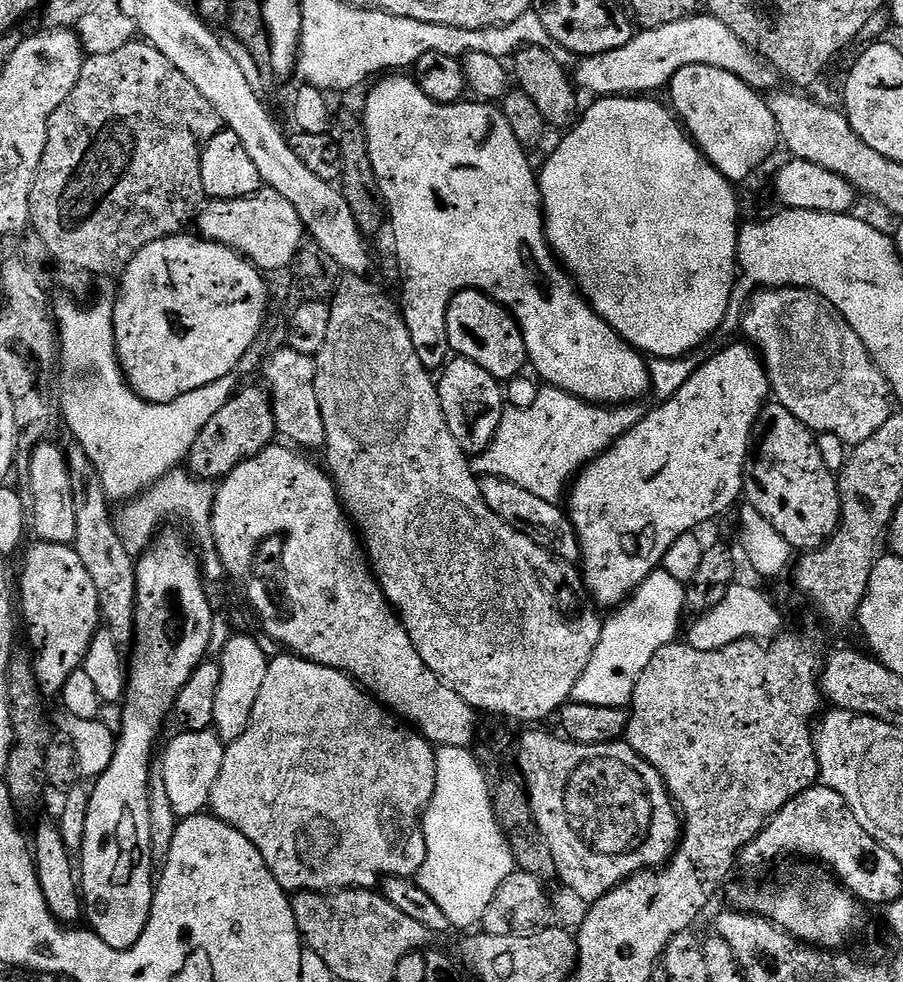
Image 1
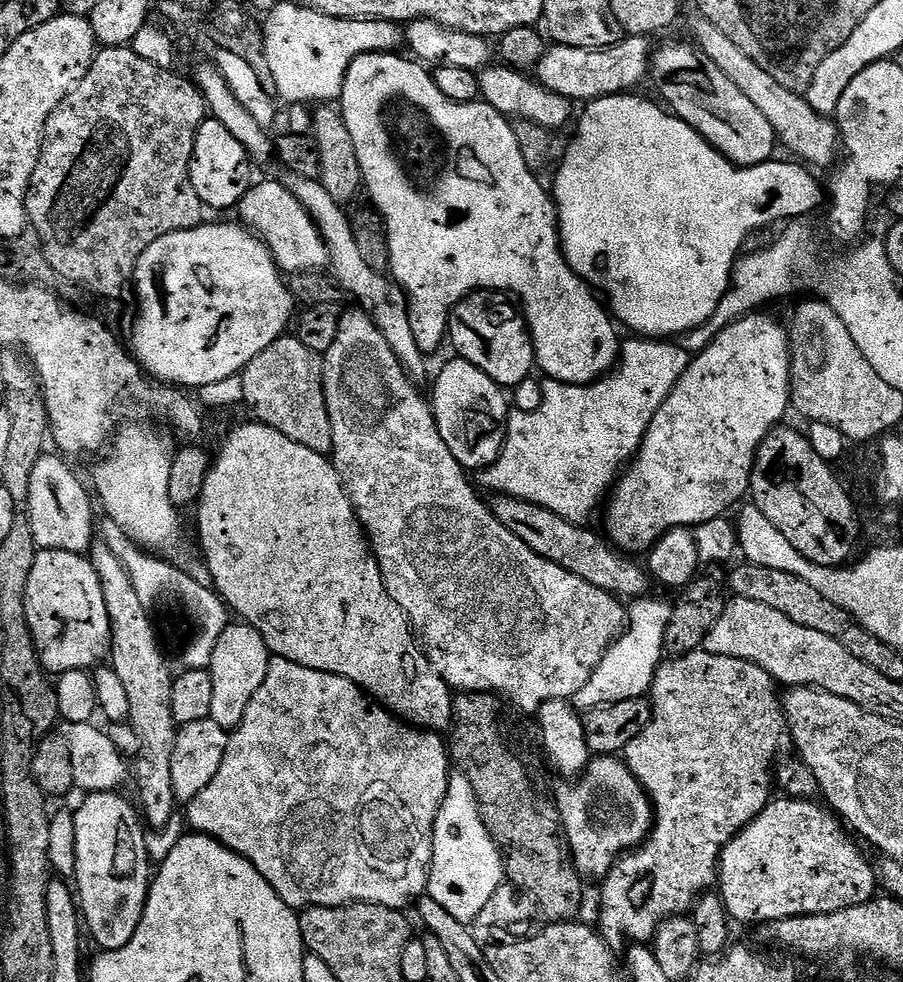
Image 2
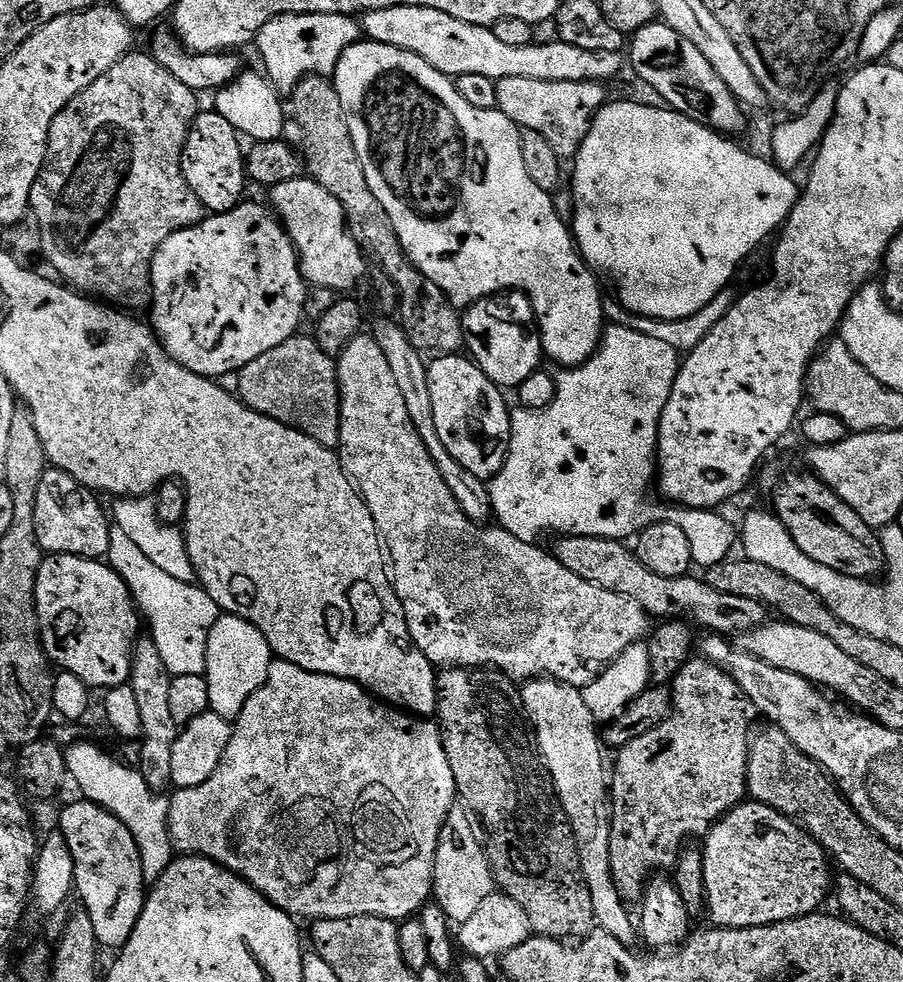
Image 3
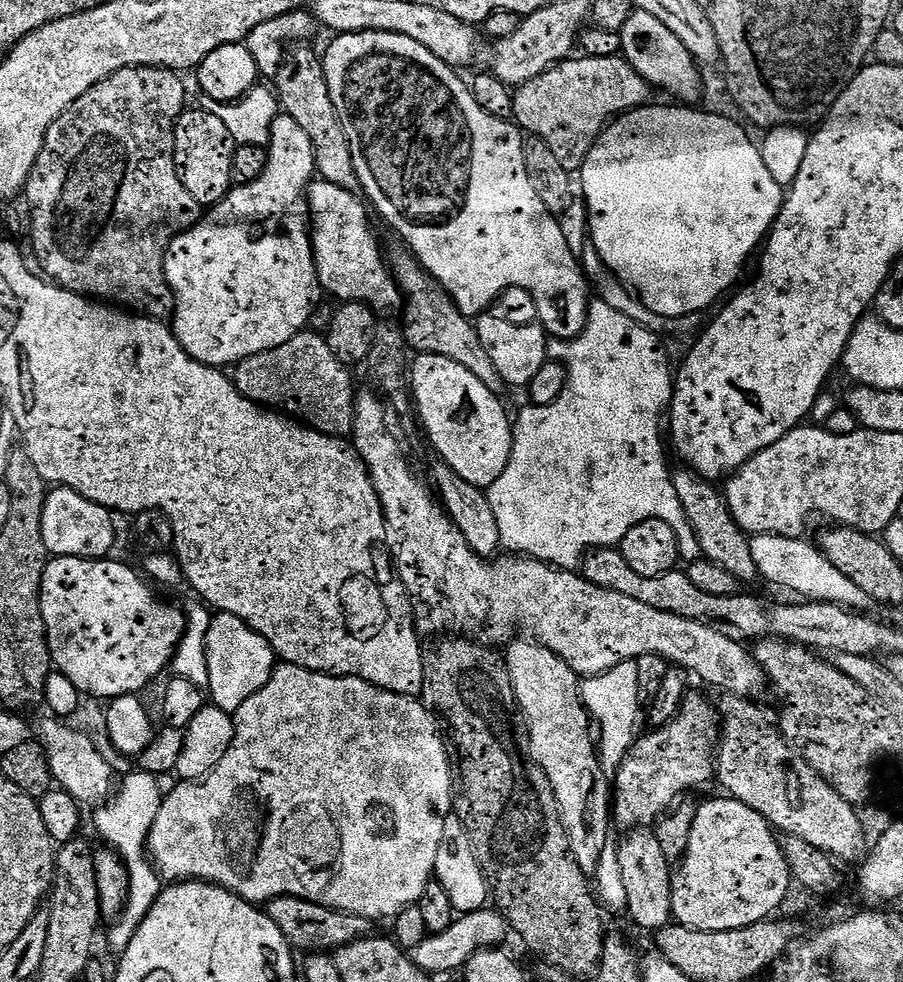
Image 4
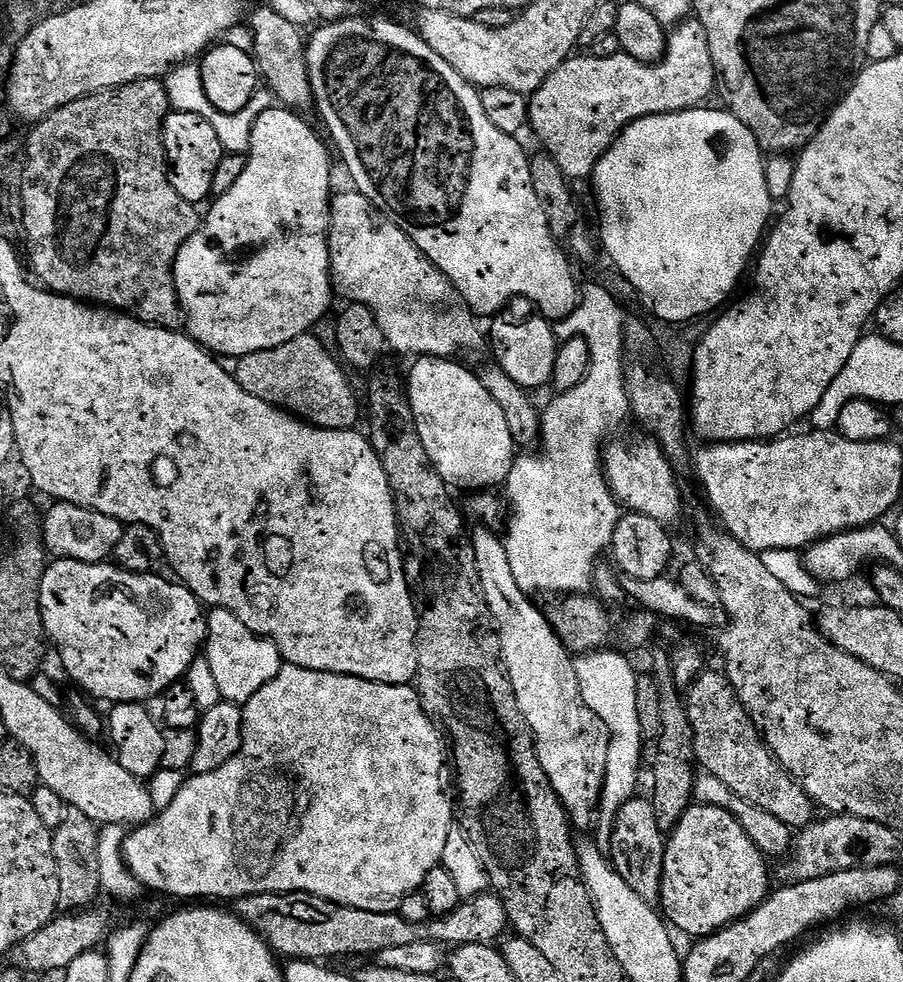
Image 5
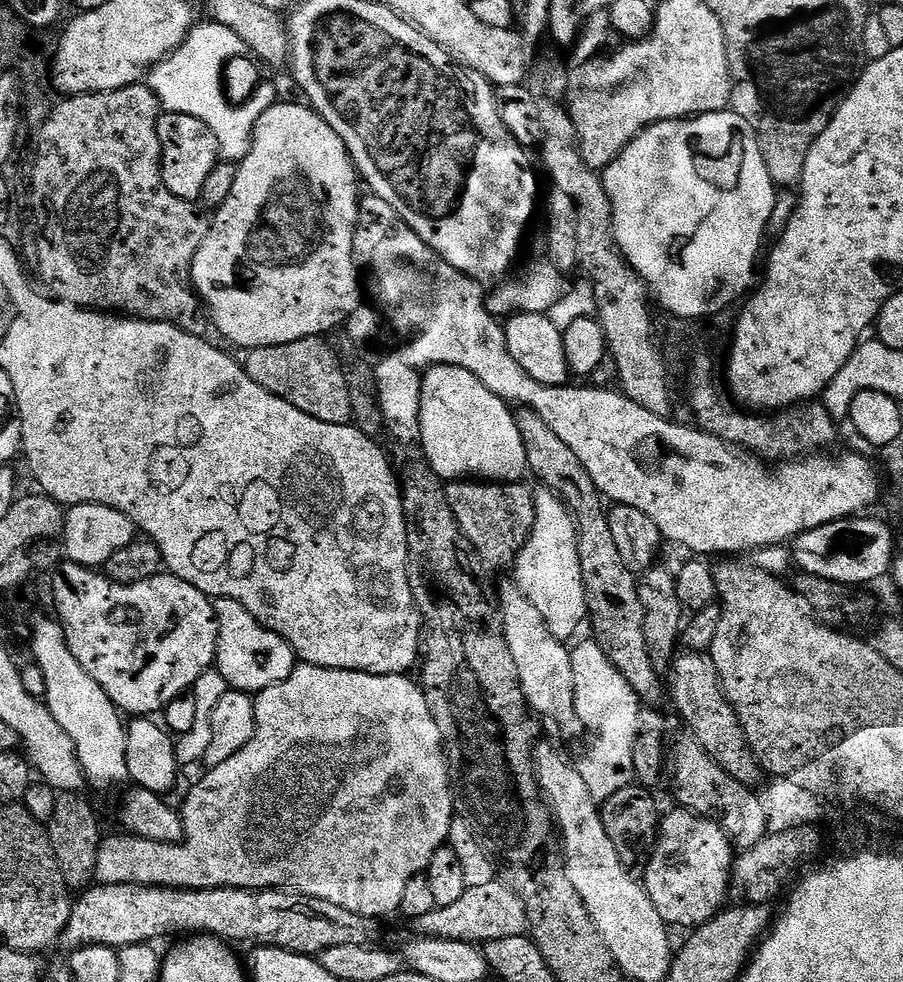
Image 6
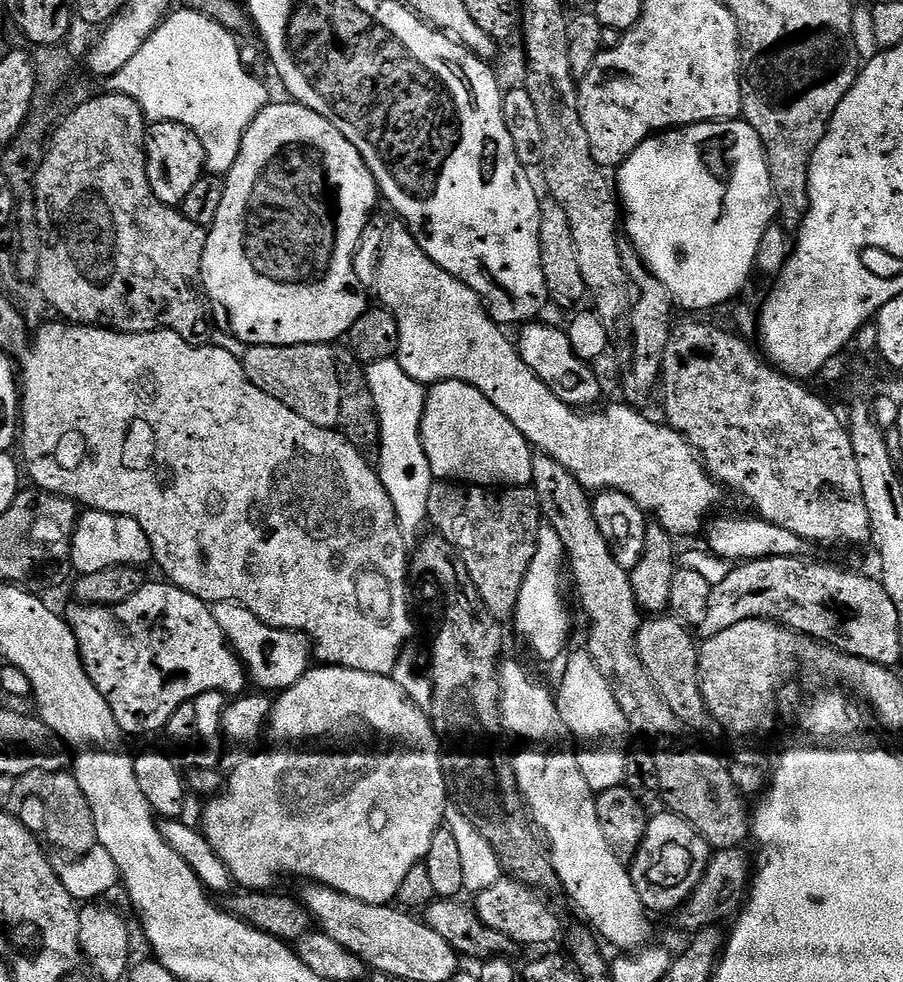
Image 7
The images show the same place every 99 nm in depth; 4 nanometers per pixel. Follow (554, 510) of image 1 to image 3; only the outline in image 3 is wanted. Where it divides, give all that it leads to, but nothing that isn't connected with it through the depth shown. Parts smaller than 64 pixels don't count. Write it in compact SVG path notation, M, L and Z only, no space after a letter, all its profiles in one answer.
M560 536L557 539L554 555L570 574L578 574L586 582L594 582L602 590L614 590L614 594L626 594L626 598L634 598L642 610L646 610L649 617L656 618L691 618L697 620L702 627L708 628L709 633L719 634L729 638L739 638L746 632L753 632L755 628L761 628L766 623L766 609L758 602L750 602L750 598L737 598L734 594L721 594L714 590L703 578L695 575L679 576L678 578L662 578L662 574L654 574L654 570L646 570L642 562L636 557L635 551L627 543L611 540L610 538L590 538L589 536Z

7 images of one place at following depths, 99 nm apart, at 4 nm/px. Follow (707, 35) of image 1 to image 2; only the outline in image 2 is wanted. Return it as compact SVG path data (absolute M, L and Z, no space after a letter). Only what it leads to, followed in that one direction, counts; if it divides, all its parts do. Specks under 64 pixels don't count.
M625 35L614 46L609 48L575 48L565 44L549 47L548 52L540 59L536 76L541 84L554 94L562 94L573 102L591 102L604 96L618 96L631 93L644 76L649 75L650 61L654 48L649 37Z

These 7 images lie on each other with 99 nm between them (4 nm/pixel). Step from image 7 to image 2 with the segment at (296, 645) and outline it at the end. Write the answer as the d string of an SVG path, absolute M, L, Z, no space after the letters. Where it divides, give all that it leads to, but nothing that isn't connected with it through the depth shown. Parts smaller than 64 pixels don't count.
M231 622L222 630L222 638L218 638L218 646L214 646L212 659L212 681L214 695L210 705L210 718L218 722L218 726L235 730L246 714L246 706L250 706L250 698L258 694L258 686L266 682L266 670L270 653L262 634L243 622Z

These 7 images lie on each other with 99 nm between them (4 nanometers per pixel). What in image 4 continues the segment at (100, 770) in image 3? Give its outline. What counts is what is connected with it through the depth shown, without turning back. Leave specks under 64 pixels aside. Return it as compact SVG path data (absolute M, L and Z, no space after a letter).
M164 730L164 733L153 739L151 746L138 757L138 764L144 772L132 772L124 781L119 781L113 795L103 801L93 812L94 826L101 838L124 861L128 874L127 906L113 923L108 940L115 953L124 952L130 940L137 932L138 926L149 913L150 907L160 897L164 882L155 865L147 855L148 835L154 826L154 818L158 818L158 810L162 799L160 784L148 772L175 773L178 754L182 754L184 733L180 730Z

